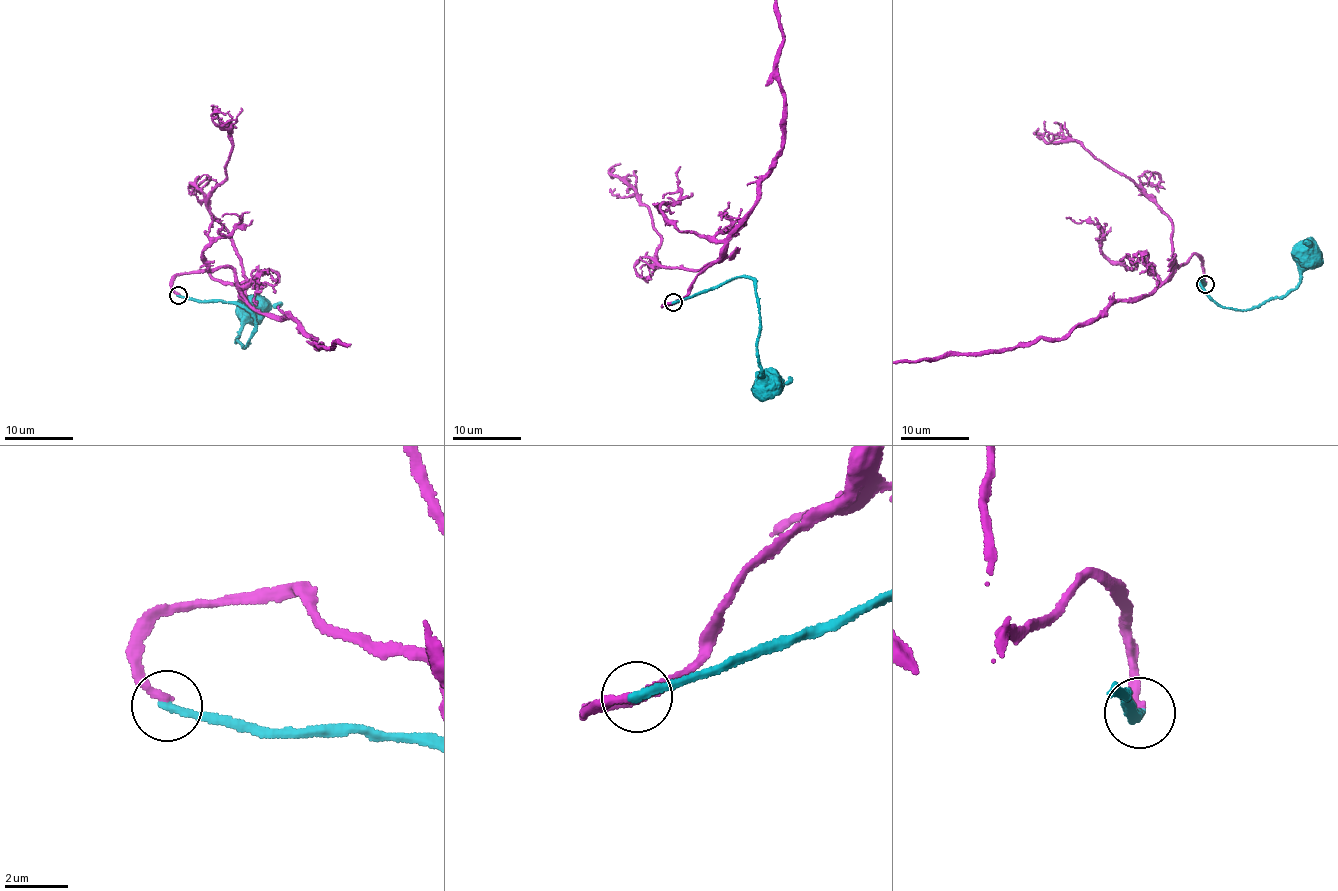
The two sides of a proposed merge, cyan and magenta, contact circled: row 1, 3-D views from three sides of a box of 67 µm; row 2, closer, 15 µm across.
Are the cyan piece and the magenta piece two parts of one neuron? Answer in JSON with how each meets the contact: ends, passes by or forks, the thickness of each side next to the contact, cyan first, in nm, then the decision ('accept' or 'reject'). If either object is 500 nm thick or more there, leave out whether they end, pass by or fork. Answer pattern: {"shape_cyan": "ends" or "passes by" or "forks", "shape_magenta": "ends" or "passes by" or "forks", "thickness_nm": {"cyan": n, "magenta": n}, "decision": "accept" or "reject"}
{"shape_cyan": "ends", "shape_magenta": "ends", "thickness_nm": {"cyan": 280, "magenta": 280}, "decision": "reject"}

